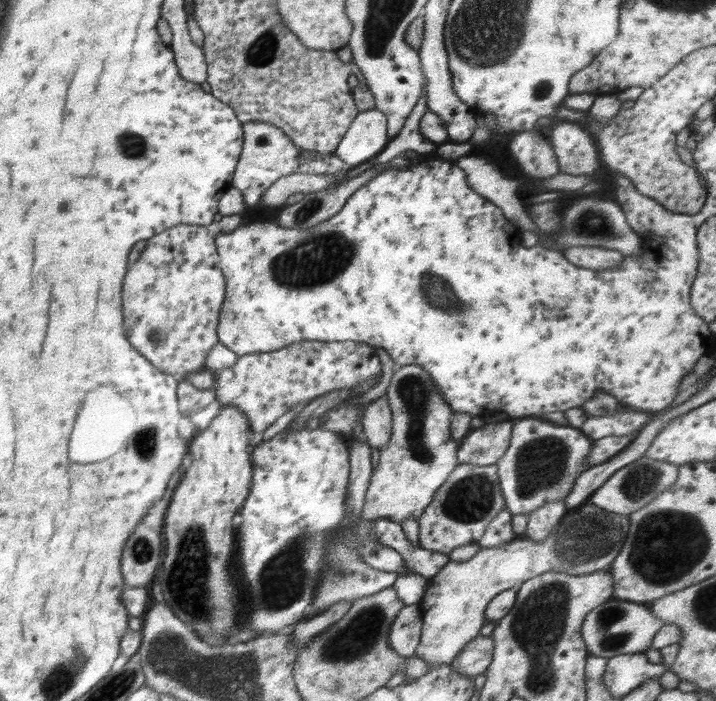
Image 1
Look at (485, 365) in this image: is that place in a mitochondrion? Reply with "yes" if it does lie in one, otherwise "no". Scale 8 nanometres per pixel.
no

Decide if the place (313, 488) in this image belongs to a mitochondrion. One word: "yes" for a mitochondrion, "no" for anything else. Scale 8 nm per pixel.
no

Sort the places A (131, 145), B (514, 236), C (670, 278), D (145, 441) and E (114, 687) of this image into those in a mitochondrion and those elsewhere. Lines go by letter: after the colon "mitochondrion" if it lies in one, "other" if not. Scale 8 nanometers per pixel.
A: mitochondrion
B: other
C: other
D: mitochondrion
E: mitochondrion

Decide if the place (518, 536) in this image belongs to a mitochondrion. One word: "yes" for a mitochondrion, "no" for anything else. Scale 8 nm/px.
no

